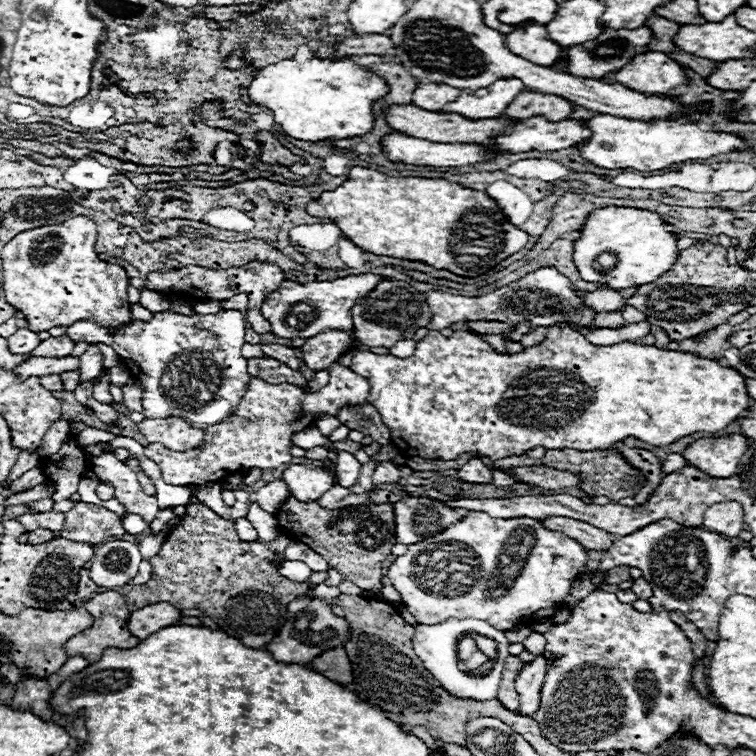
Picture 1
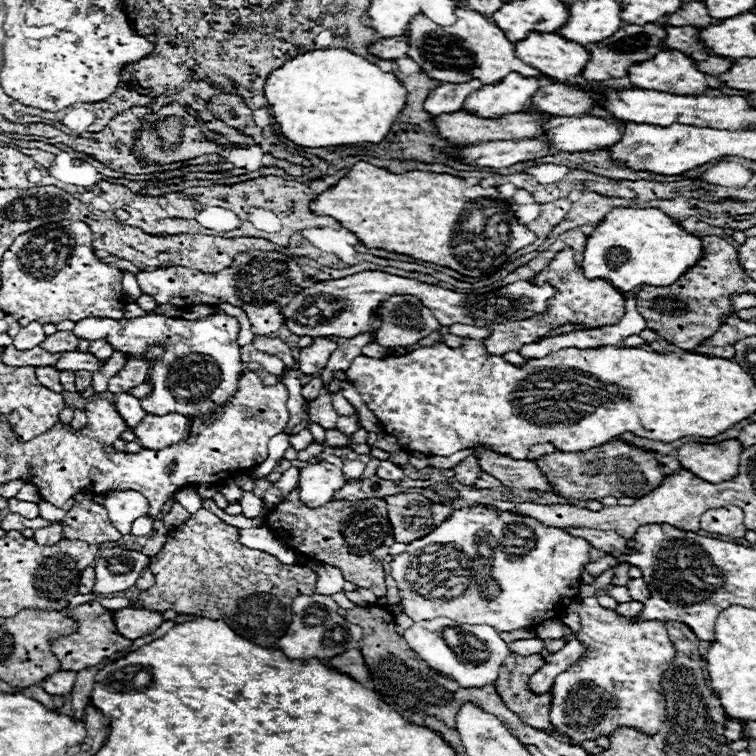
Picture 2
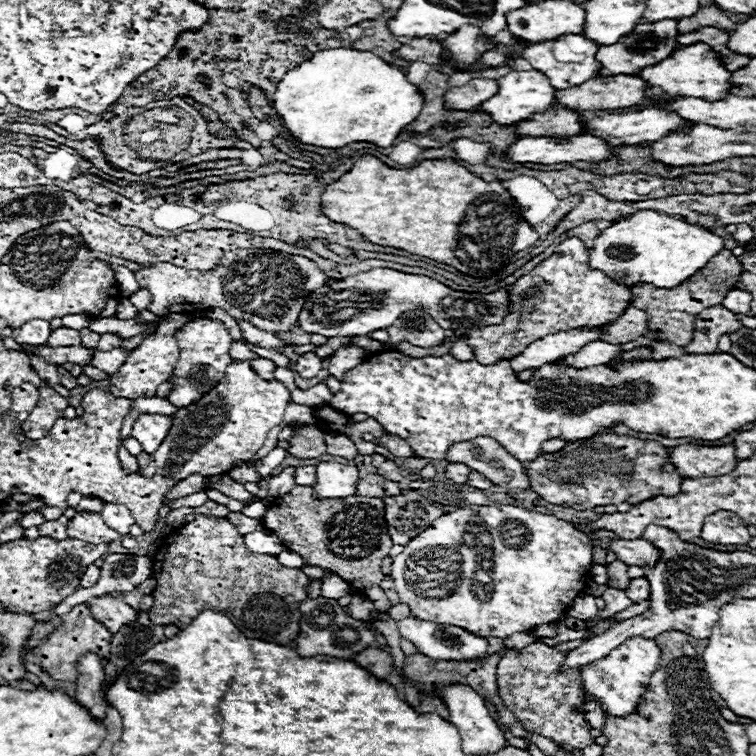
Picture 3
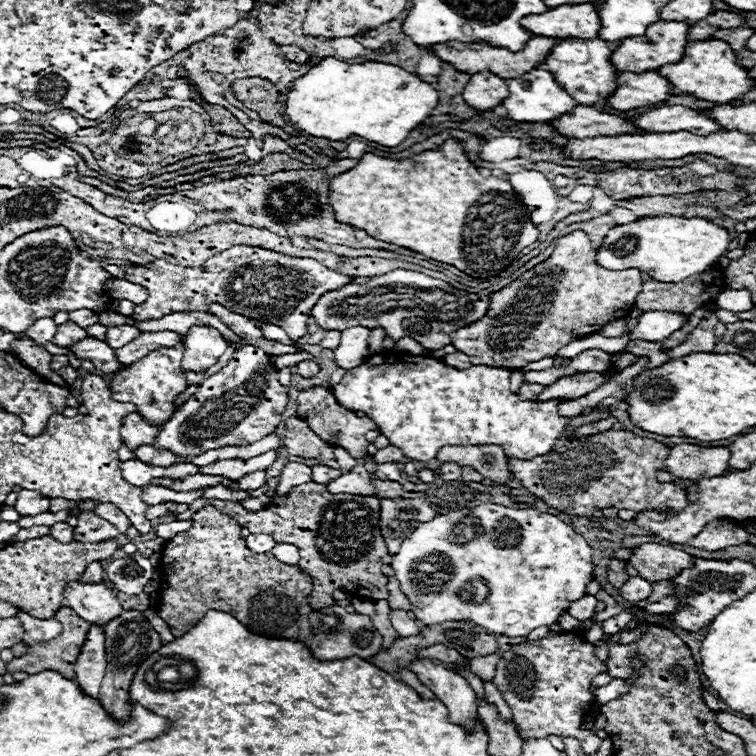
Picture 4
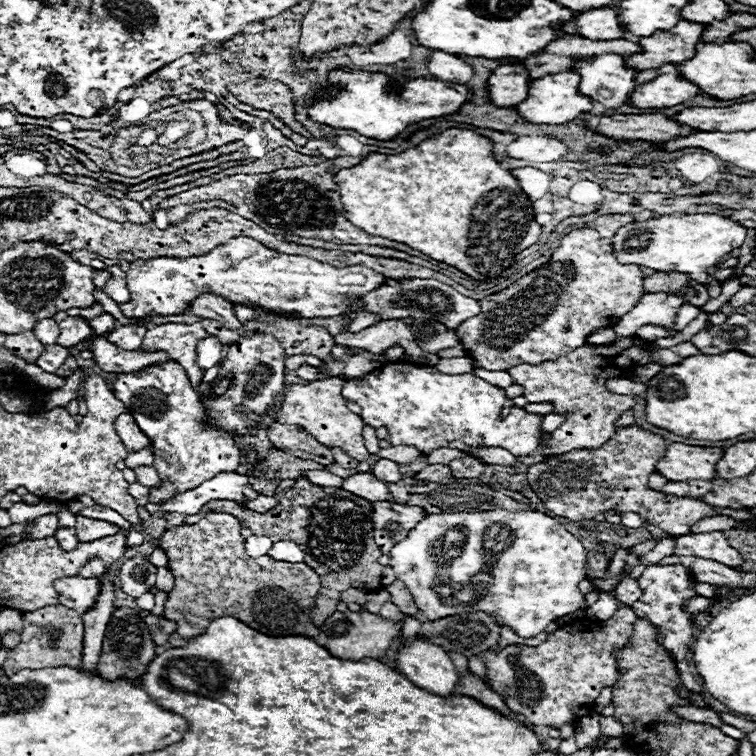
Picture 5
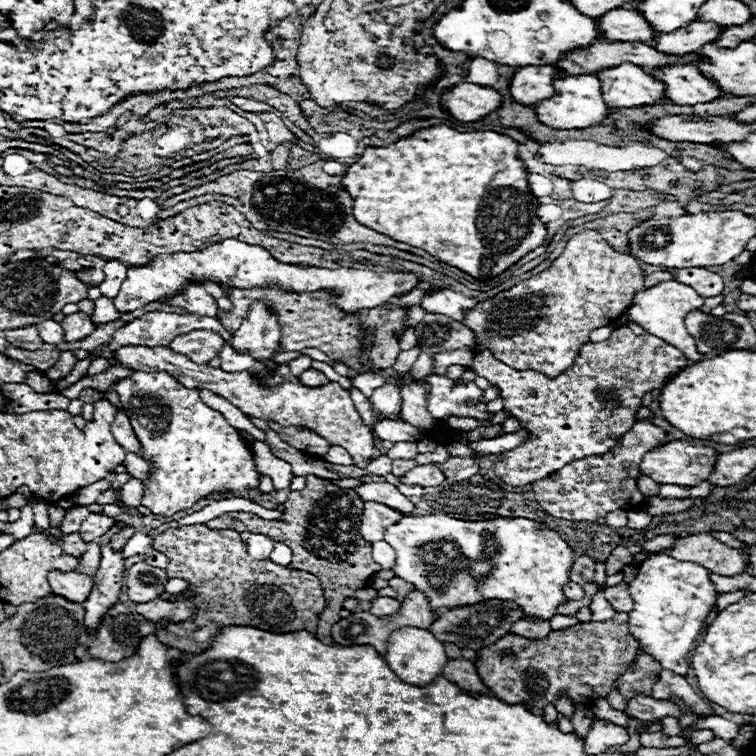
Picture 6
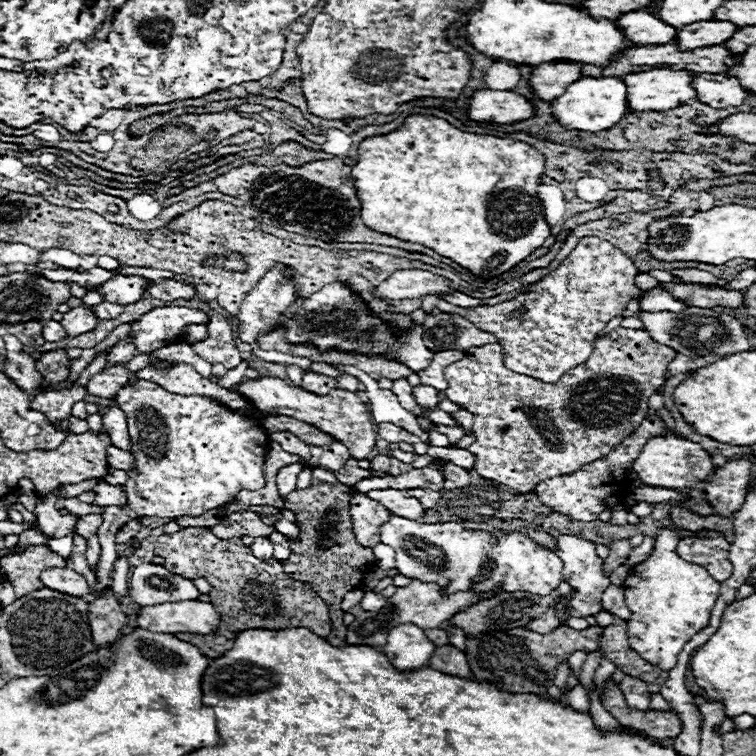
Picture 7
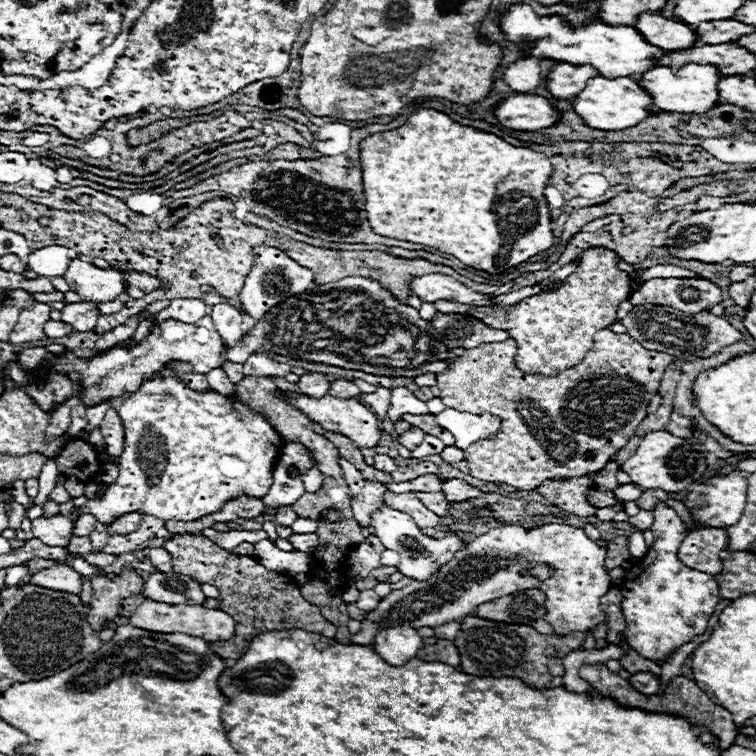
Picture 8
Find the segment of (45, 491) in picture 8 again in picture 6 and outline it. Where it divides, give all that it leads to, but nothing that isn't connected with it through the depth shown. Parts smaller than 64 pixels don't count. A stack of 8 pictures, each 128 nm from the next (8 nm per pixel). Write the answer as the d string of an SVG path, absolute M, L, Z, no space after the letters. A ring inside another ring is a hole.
M74 506L72 510L68 510L66 516L64 516L64 520L60 522L62 532L64 532L64 534L78 532L78 530L80 530L80 524L84 522L84 518L86 518L88 514L92 514L92 512L90 512L88 508L84 508L84 506Z

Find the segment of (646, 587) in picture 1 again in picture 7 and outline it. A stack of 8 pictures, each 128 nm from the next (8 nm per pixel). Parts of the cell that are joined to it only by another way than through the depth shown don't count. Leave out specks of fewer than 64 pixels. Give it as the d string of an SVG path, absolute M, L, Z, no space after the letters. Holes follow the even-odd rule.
M610 584L604 594L602 594L602 608L608 610L610 614L614 614L616 618L624 618L628 620L630 618L630 610L624 602L624 588L622 586L614 586Z

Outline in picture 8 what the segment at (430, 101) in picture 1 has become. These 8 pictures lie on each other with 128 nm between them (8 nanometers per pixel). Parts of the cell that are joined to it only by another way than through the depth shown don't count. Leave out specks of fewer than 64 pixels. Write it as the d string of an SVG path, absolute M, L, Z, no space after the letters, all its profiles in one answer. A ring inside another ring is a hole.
M558 62L556 66L550 68L546 86L554 98L568 100L576 96L580 90L584 90L586 82L596 76L598 72L588 66L588 64L568 64L568 62Z

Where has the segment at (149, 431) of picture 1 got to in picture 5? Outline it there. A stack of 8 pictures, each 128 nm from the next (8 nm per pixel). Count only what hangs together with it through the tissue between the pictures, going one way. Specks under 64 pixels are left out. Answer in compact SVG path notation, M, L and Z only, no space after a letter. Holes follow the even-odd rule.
M130 412L120 414L114 422L114 428L116 428L116 434L120 436L120 440L128 452L138 452L150 444L150 438L138 428L138 424Z

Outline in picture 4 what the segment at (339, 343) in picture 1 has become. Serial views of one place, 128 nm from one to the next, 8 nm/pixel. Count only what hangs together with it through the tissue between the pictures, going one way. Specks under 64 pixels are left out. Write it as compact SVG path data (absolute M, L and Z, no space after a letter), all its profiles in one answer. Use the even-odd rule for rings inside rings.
M304 360L304 362L296 364L296 372L304 378L314 378L318 374L318 370L320 370L320 366L314 360Z

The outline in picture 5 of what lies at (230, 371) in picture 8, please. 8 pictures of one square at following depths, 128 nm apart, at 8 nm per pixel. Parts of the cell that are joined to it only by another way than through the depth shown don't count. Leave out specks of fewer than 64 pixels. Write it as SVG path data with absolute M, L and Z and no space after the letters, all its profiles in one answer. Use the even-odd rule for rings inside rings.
M196 322L196 324L160 324L160 326L148 328L140 350L168 352L170 358L176 358L176 362L180 362L184 366L194 388L200 394L208 396L210 384L200 384L200 378L204 376L204 372L194 364L194 354L192 354L192 348L196 346L196 342L200 338L204 338L204 334L208 334L208 332L202 328L200 322Z

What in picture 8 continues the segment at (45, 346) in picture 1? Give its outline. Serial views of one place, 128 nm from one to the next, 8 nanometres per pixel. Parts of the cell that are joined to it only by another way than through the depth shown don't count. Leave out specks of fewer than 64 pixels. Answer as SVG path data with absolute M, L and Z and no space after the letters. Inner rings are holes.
M76 302L66 304L62 310L62 320L72 326L74 332L88 332L96 326L100 312L94 302Z

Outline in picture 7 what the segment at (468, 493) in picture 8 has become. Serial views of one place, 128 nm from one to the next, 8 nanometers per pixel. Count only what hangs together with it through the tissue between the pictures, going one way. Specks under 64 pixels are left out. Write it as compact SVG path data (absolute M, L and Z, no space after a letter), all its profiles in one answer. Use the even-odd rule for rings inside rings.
M448 462L442 470L442 476L444 476L444 488L450 490L450 488L462 488L462 486L468 486L470 484L470 472L466 468L460 468L452 462Z

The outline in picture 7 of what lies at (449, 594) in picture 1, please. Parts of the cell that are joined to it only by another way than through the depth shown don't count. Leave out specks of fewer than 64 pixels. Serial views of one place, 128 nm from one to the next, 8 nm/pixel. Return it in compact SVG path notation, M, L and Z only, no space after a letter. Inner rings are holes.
M392 516L384 526L380 526L380 536L384 544L396 550L396 570L402 576L420 582L436 582L444 596L470 588L476 592L530 592L536 596L548 596L562 580L560 558L548 546L534 542L518 530L466 530L458 522L424 524ZM492 562L492 574L472 586L472 580Z

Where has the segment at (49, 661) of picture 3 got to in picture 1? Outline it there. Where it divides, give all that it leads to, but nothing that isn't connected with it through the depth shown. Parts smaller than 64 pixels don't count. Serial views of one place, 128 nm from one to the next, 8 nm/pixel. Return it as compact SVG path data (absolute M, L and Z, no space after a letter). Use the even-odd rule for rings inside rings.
M102 592L102 594L96 594L92 600L88 600L84 604L84 608L94 616L94 624L76 634L74 638L70 638L64 648L68 650L68 656L74 656L74 654L82 654L88 662L96 662L96 658L100 658L102 650L104 648L132 648L140 642L140 638L136 638L130 630L128 630L128 618L130 618L130 610L126 606L126 598L118 592Z

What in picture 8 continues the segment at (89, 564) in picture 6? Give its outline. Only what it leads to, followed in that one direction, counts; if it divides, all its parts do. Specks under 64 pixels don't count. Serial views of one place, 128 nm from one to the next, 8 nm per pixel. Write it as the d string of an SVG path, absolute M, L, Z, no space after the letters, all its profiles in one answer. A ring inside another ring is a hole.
M96 524L96 530L90 534L90 544L92 544L92 552L100 552L104 546L106 546L106 542L108 542L108 538L110 538L110 532L104 528L104 526L100 526L100 524Z

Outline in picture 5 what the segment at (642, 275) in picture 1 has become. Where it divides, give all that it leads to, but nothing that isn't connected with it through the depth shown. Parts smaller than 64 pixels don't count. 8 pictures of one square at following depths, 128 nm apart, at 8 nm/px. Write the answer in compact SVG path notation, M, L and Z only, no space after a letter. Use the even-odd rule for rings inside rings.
M684 214L662 216L644 222L632 222L616 230L612 254L620 264L638 264L656 272L682 272L698 284L710 280L708 268L716 266L734 248L740 248L746 238L746 228L718 214Z

